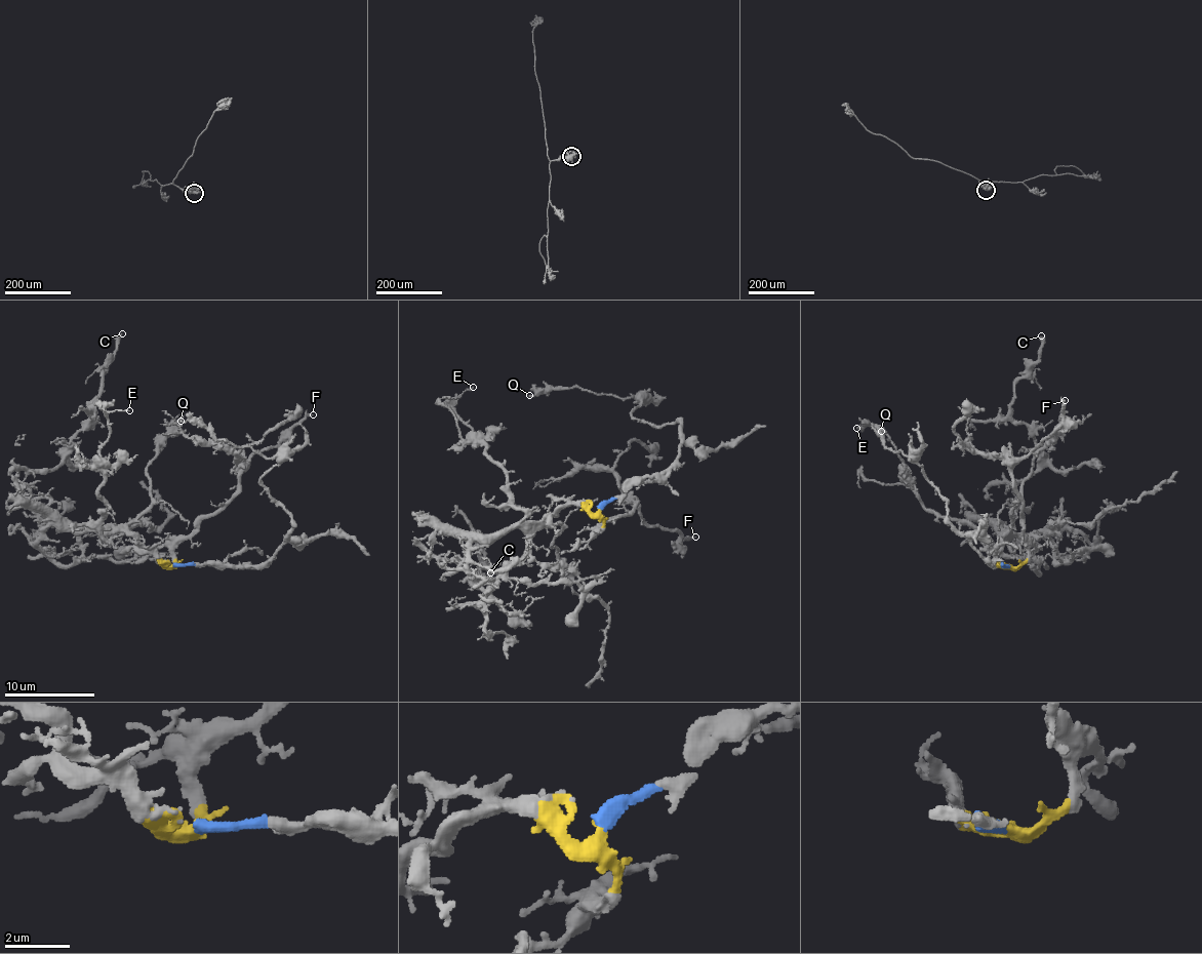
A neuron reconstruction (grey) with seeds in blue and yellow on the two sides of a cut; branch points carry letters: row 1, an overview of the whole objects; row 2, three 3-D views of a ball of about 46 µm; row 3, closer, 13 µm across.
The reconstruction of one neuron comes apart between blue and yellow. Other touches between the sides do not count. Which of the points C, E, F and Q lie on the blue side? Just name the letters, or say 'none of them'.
Q

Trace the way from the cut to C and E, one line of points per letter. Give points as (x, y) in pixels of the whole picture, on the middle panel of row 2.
C: (598, 510), (567, 506), (474, 534), (458, 562), (438, 562), (465, 561), (472, 575), (478, 546), (490, 571)
E: (598, 510), (567, 506), (528, 520), (509, 493), (506, 471), (470, 439), (473, 431), (451, 408), (472, 386)

